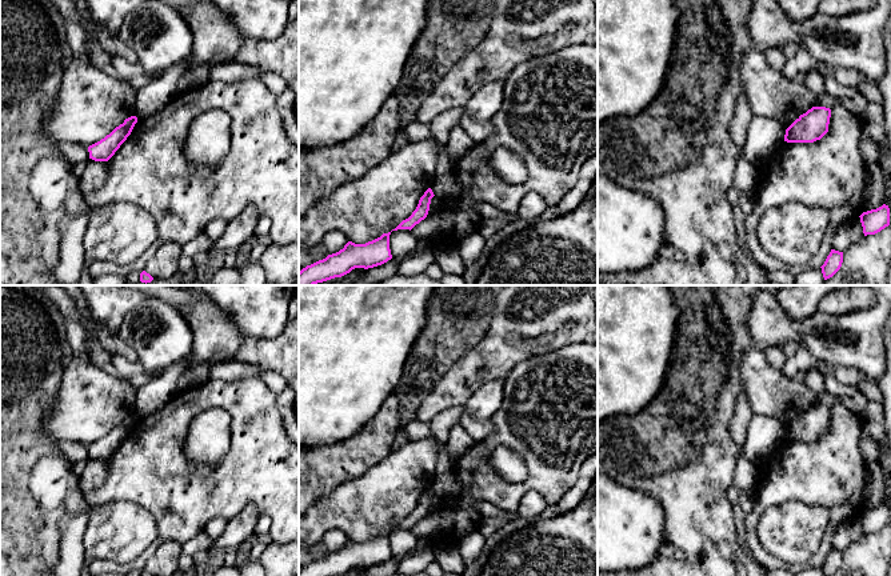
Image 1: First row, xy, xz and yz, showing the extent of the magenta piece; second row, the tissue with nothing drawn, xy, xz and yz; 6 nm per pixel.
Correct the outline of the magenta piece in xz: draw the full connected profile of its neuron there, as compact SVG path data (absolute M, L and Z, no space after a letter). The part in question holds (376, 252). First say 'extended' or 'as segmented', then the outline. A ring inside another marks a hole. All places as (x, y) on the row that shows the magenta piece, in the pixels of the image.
as segmented | M383 233L365 244L348 241L339 252L303 268L299 272L299 285L315 285L341 277L355 268L368 269L387 263L392 259L389 235Z

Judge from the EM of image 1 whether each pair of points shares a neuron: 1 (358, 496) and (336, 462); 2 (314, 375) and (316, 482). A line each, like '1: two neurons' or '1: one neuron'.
1: two neurons
2: two neurons

